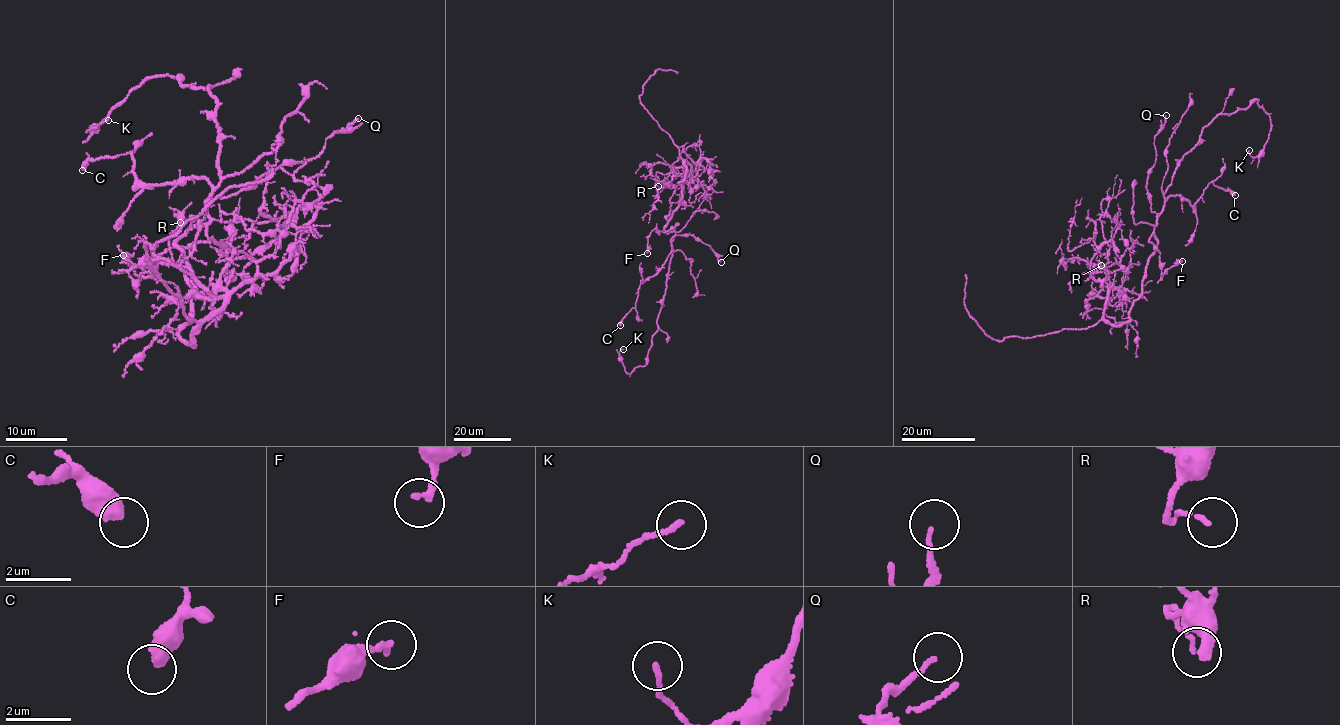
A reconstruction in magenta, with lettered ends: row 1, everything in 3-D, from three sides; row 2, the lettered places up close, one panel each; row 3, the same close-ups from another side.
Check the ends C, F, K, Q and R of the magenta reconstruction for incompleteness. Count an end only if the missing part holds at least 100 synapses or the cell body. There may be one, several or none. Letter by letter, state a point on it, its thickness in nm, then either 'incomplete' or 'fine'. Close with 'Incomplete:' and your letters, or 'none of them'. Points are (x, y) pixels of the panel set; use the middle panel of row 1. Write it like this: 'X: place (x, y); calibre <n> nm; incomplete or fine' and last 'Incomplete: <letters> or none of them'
C: place (620, 325); calibre 500 nm; fine
F: place (647, 253); calibre 190 nm; fine
K: place (623, 349); calibre 140 nm; fine
Q: place (721, 262); calibre 130 nm; fine
R: place (658, 186); calibre 110 nm; fine
Incomplete: none of them

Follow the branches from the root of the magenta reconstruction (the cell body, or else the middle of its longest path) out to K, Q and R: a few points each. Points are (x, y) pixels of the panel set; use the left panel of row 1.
K: (176, 248), (210, 220), (207, 200), (220, 181), (216, 99), (210, 87), (160, 74), (92, 129), (108, 120)
Q: (176, 248), (191, 228), (209, 222), (211, 200), (246, 190), (283, 164), (311, 160), (327, 138), (358, 118)
R: (176, 248), (193, 315), (179, 336), (193, 345), (225, 297), (176, 265), (180, 222)

